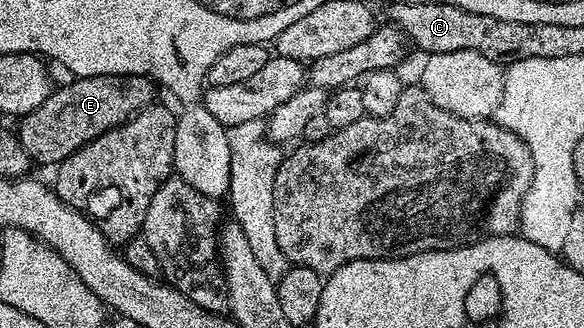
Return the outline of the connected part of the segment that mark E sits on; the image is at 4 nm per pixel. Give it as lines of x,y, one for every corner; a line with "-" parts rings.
86,76
73,77
65,86
57,85
52,94
34,112
19,119
18,137
22,148
33,163
41,162
49,168
66,161
78,148
115,126
128,122
140,110
157,101
158,87
151,78
142,76

